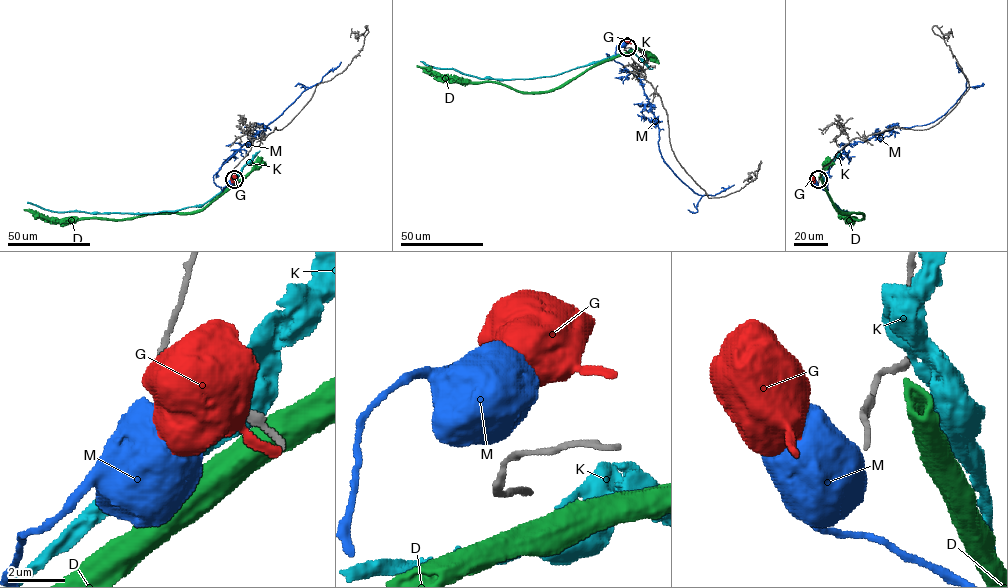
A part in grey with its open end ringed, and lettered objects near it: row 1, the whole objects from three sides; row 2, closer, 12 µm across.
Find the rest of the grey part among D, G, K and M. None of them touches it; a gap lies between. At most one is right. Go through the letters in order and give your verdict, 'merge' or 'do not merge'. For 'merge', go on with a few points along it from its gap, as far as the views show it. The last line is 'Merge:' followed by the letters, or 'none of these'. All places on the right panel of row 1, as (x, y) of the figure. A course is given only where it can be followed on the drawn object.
D: do not merge
G: merge
K: do not merge
M: do not merge
Merge: G

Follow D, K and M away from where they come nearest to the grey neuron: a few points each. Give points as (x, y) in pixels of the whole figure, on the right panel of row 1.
D: (822, 181), (839, 211), (861, 213), (863, 218), (849, 220), (836, 209)
K: (821, 178), (832, 203), (850, 213), (840, 212), (832, 202)
M: (816, 180), (816, 187), (826, 191), (825, 174), (847, 145), (943, 116), (966, 89), (955, 62)

